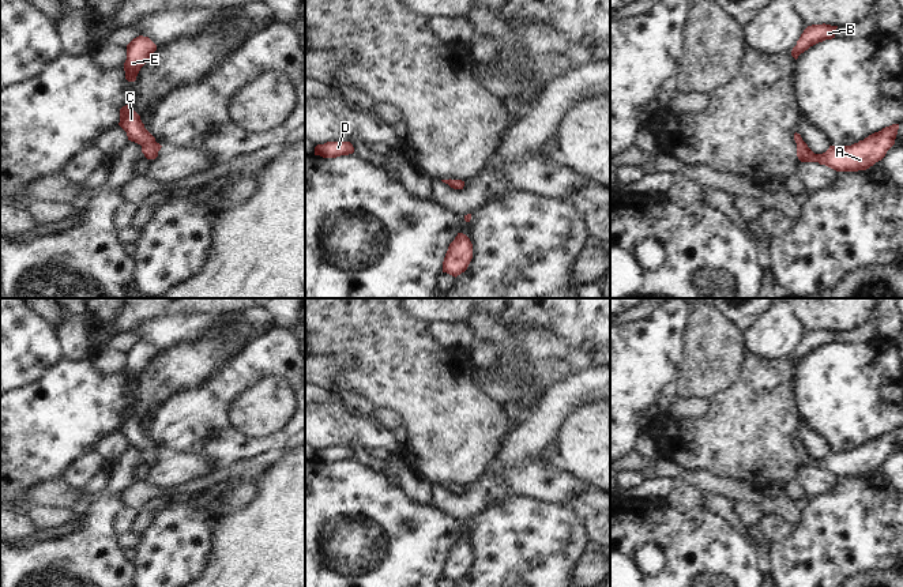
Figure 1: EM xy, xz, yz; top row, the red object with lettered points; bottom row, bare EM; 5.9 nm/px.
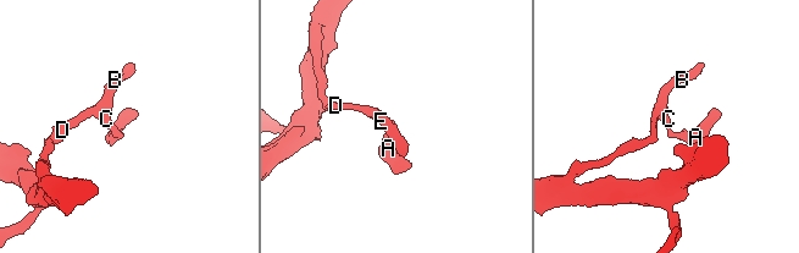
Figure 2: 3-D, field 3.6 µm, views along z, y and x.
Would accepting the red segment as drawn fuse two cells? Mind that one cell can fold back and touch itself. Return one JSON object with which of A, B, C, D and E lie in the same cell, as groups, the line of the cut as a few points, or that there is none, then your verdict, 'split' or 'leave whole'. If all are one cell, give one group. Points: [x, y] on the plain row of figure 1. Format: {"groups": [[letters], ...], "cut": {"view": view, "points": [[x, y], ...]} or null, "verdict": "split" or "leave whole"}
{"groups": [["A", "B", "C", "D", "E"]], "cut": null, "verdict": "leave whole"}

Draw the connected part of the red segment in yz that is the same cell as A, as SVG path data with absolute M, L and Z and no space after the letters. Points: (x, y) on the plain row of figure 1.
M892 429L851 451L829 451L823 459L814 459L795 437L797 462L801 467L819 467L836 477L866 475L881 466L895 449L898 434L899 429Z

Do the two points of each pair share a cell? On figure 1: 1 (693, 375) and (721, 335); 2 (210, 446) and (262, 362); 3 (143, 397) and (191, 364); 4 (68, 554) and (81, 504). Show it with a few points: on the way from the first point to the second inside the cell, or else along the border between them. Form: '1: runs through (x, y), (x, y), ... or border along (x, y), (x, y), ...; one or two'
1: runs through (703, 365), (715, 353), (715, 345); one
2: runs through (203, 422), (203, 411), (239, 376); one
3: runs through (155, 384), (169, 372), (179, 368); one
4: border along (96, 496), (81, 515); two

